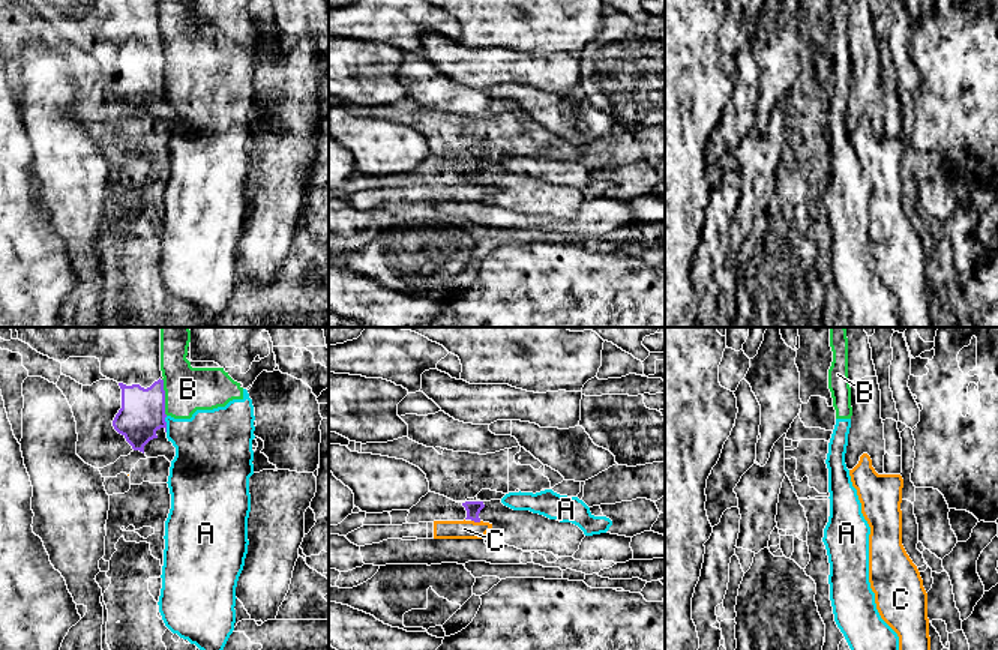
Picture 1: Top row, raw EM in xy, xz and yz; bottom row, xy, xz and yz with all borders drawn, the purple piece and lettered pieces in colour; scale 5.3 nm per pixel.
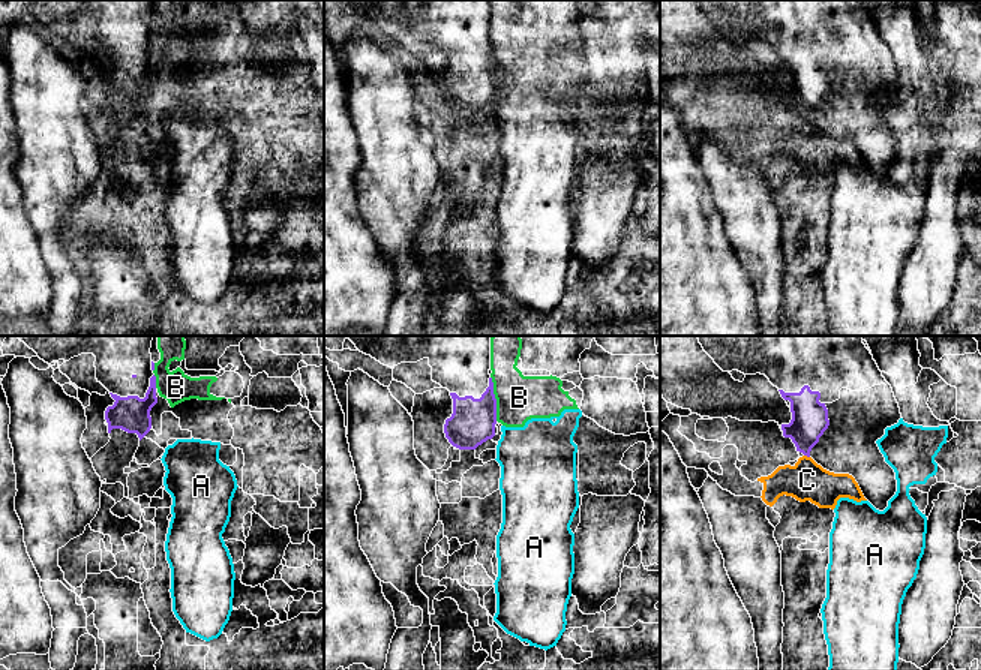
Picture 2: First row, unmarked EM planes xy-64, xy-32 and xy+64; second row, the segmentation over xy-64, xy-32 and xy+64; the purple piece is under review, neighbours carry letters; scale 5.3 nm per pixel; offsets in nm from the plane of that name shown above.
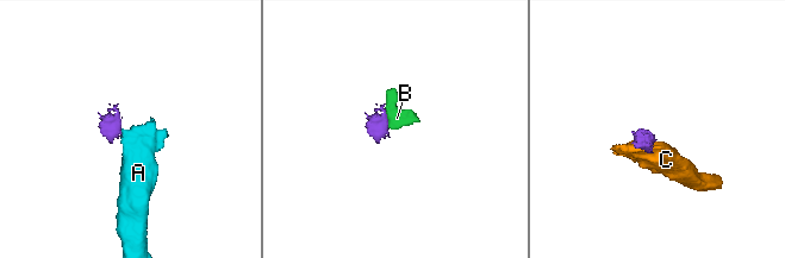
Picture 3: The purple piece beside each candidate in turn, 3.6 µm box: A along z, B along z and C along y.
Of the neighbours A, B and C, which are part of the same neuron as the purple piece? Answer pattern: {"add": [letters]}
{"add": []}

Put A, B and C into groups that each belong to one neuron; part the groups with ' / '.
A B / C

